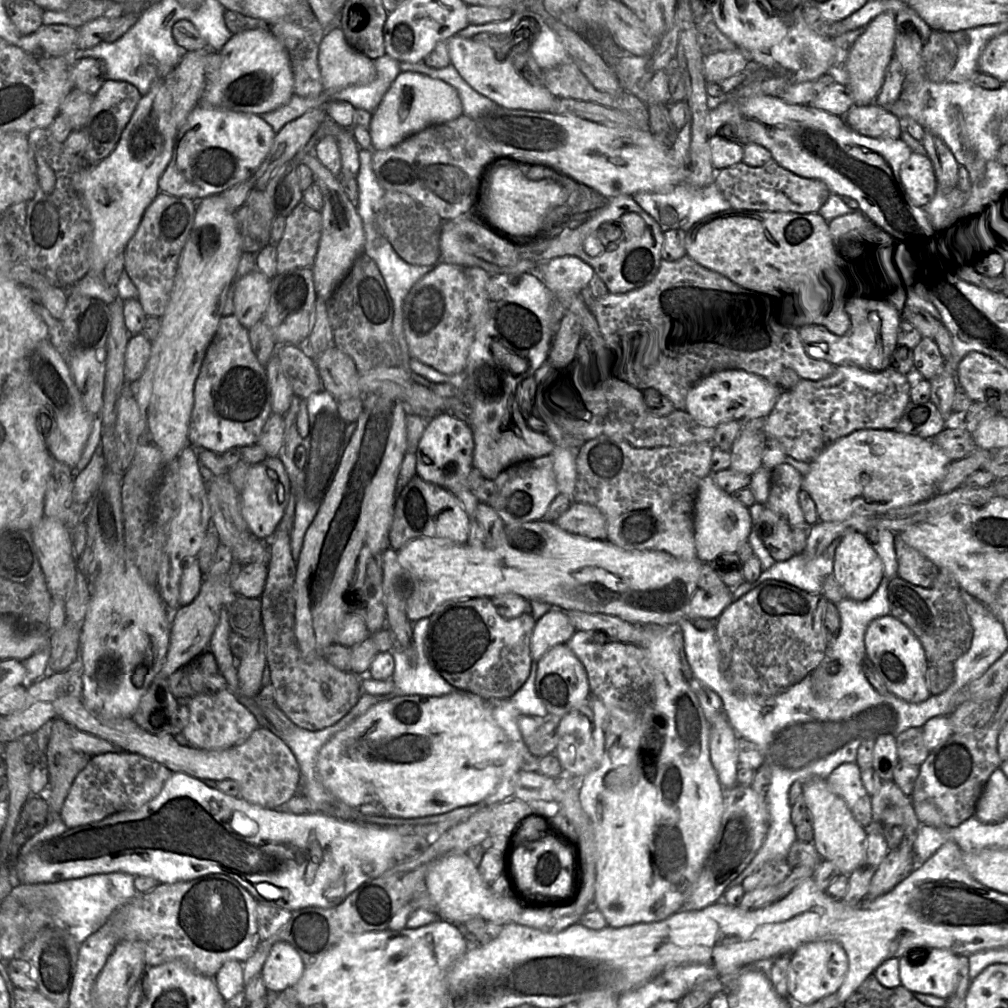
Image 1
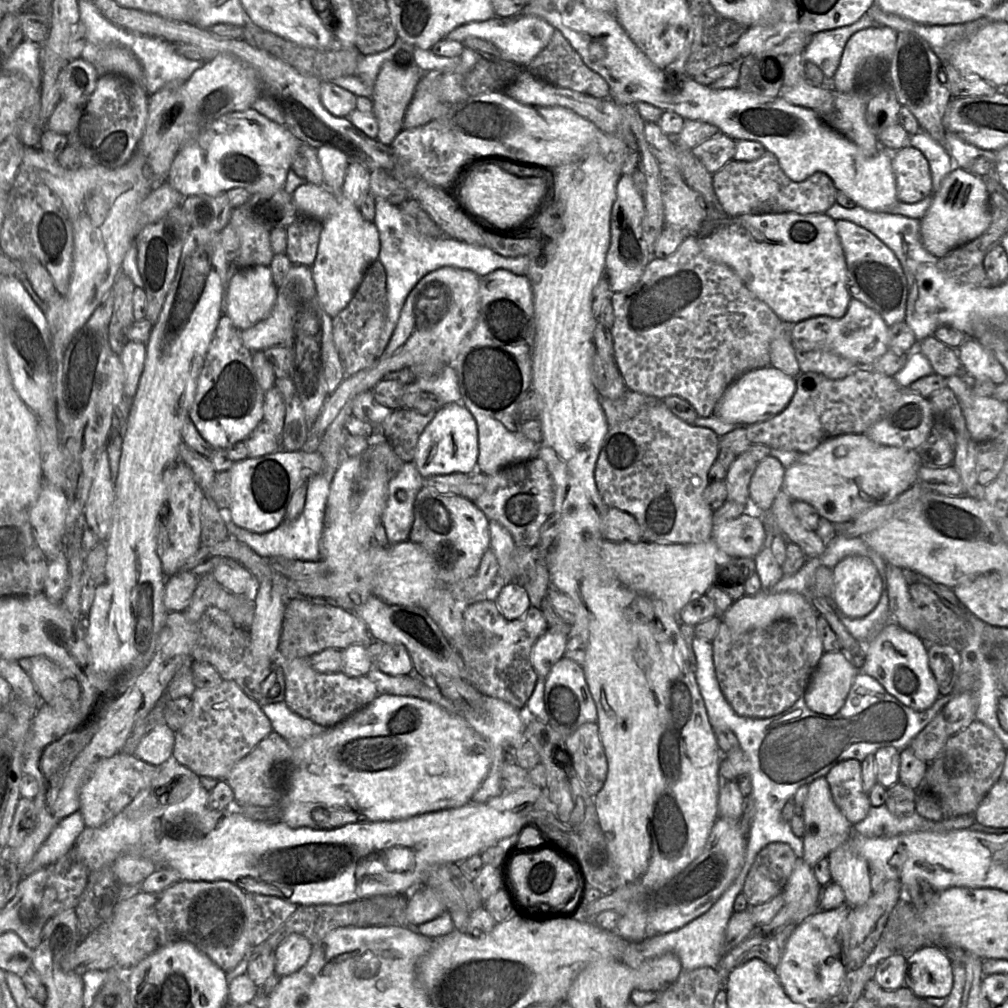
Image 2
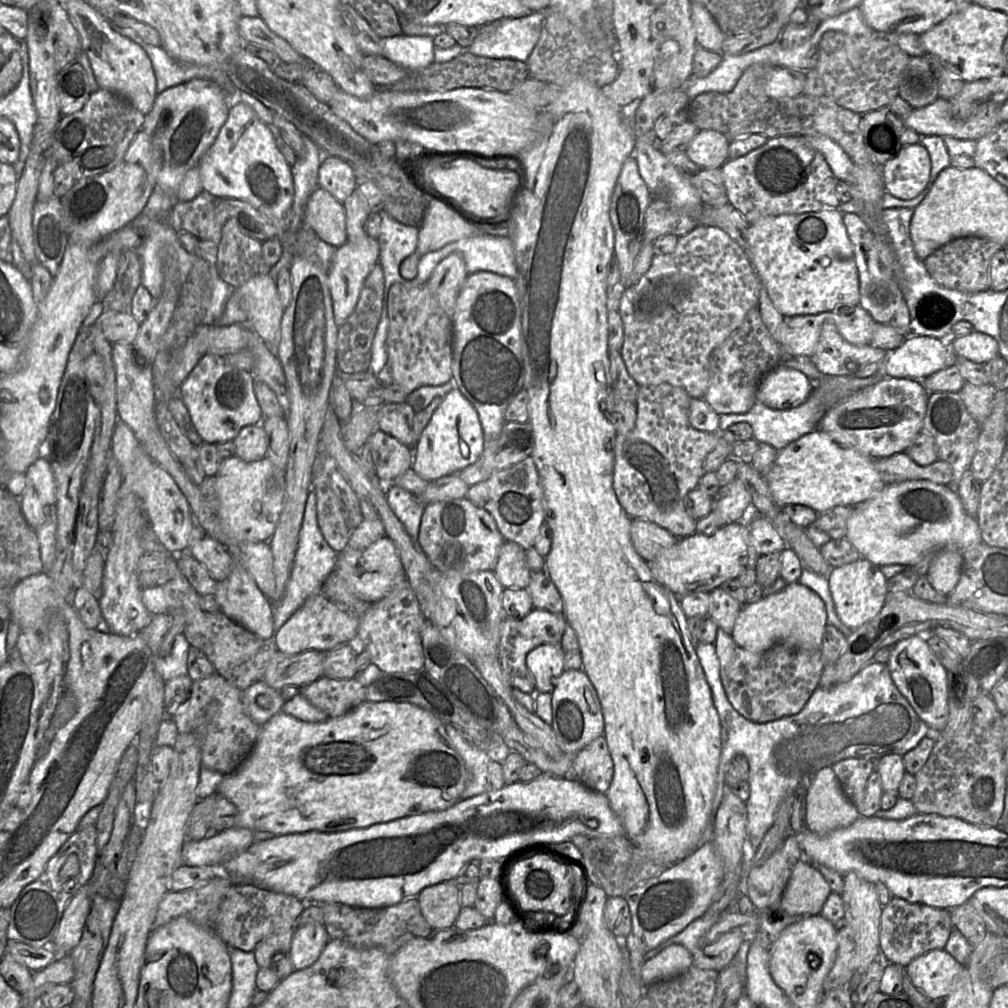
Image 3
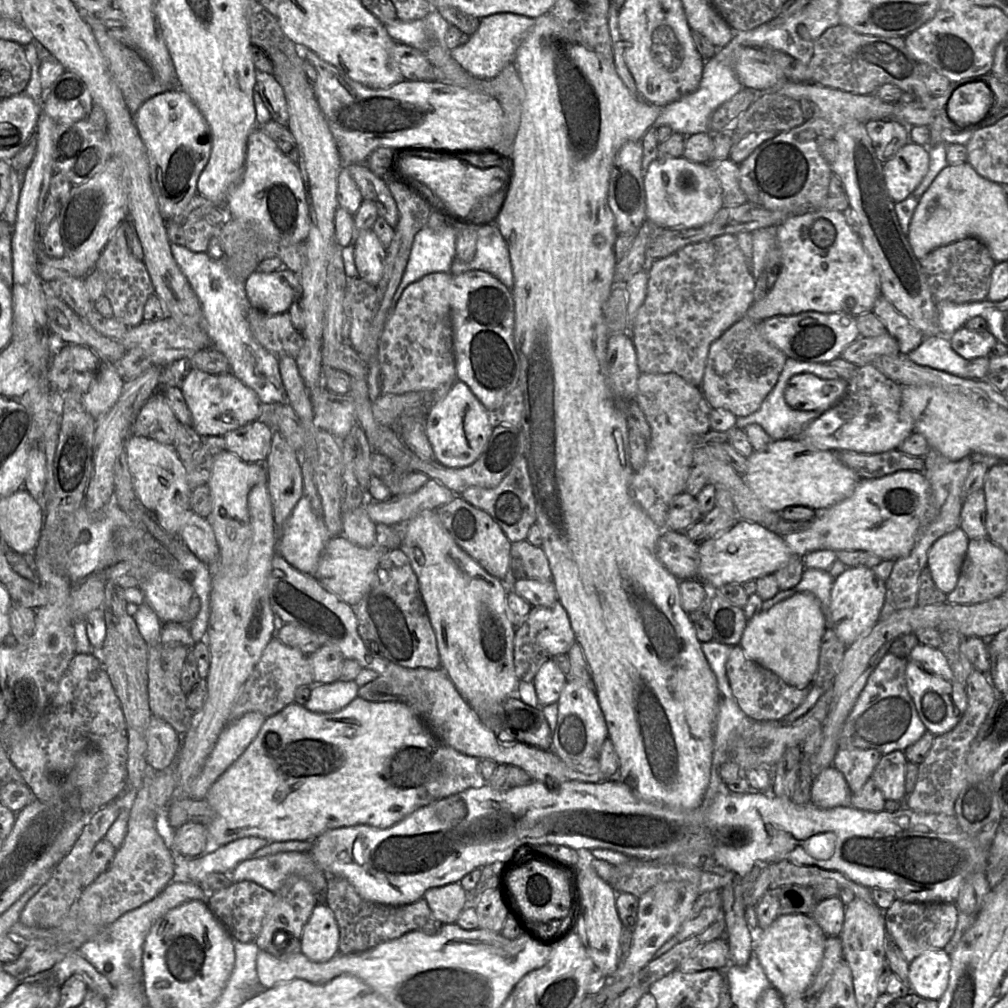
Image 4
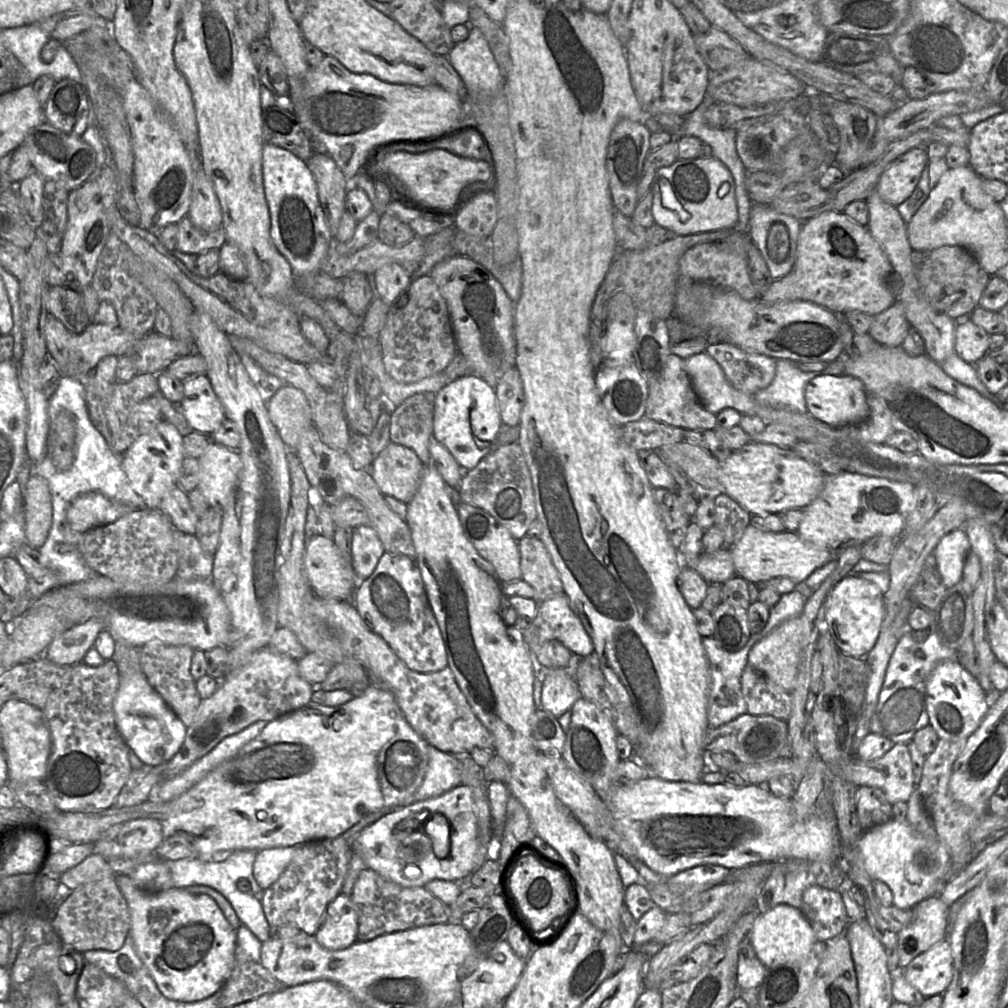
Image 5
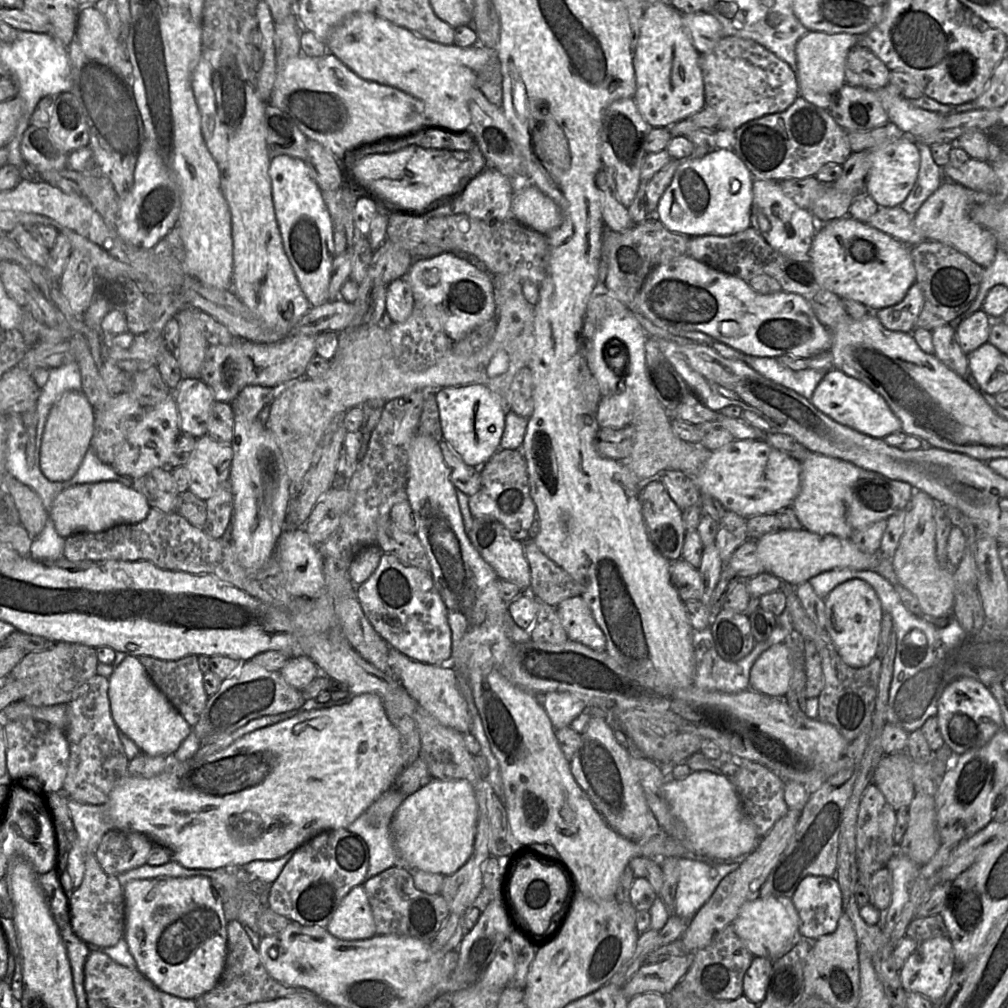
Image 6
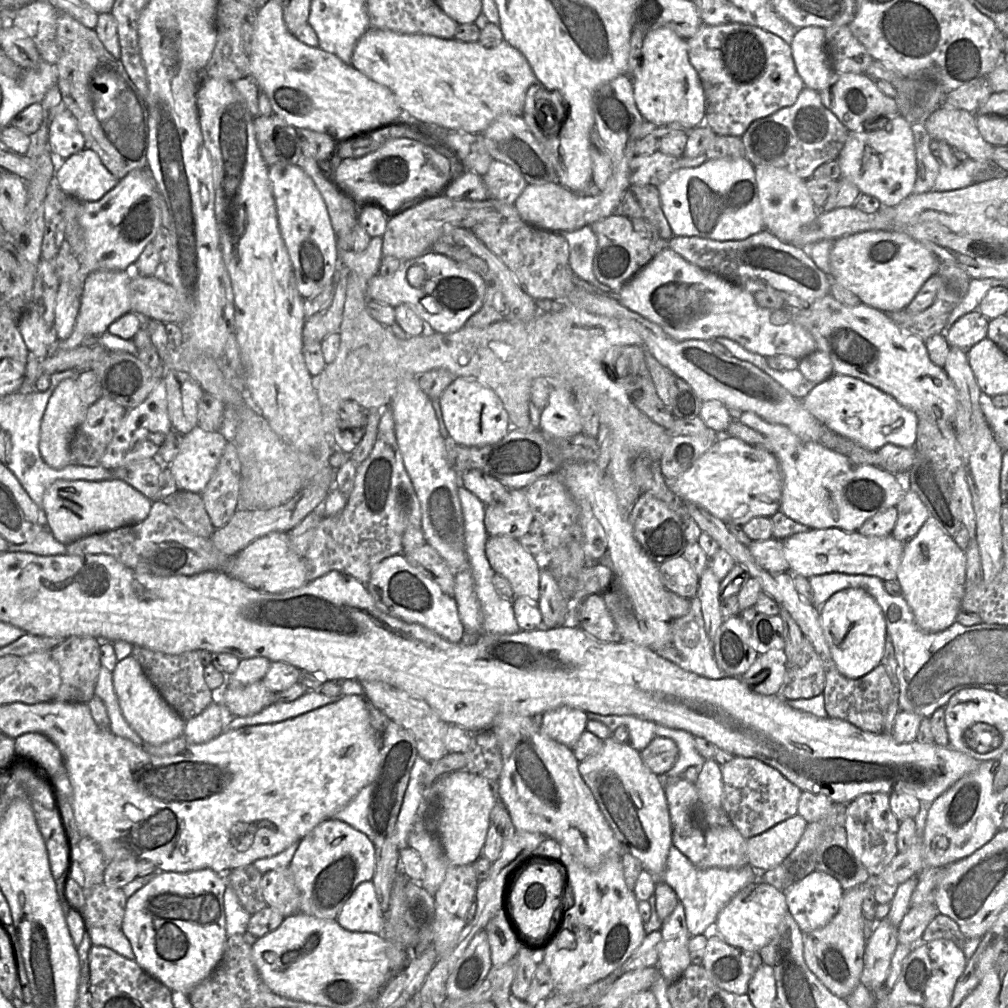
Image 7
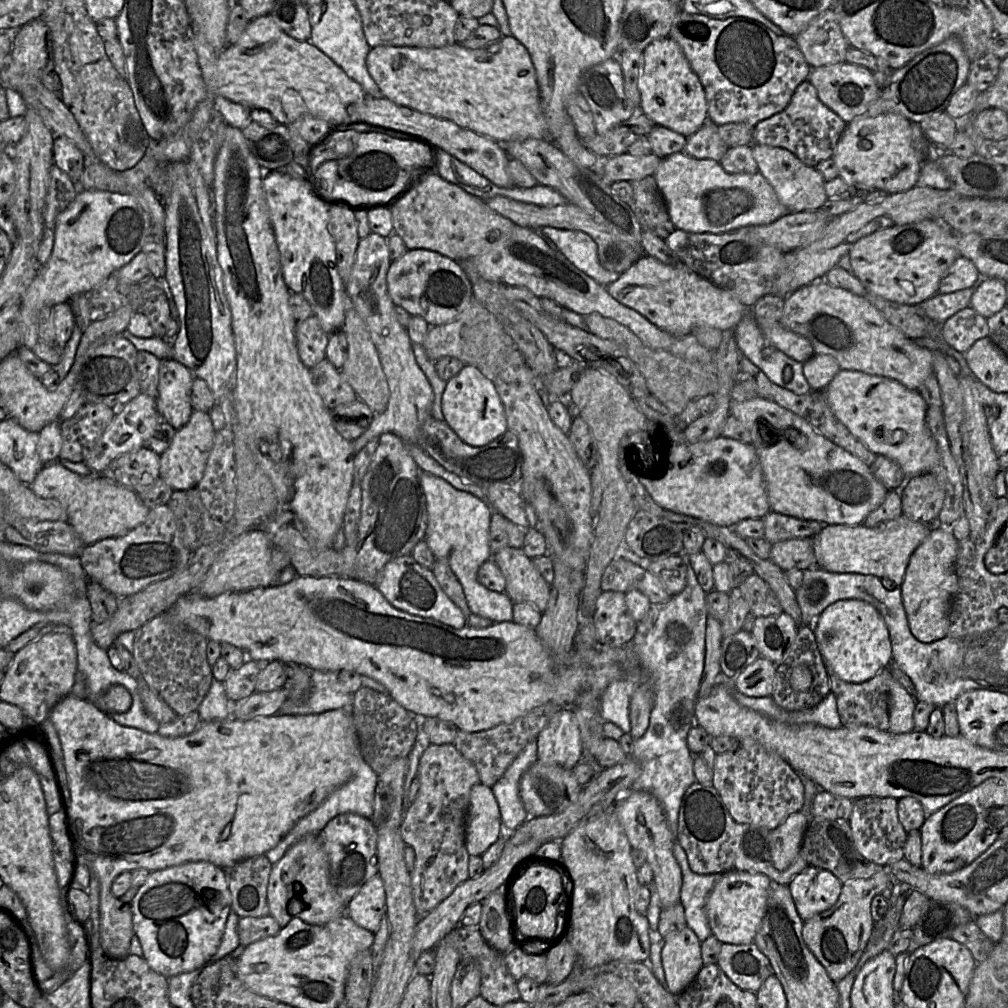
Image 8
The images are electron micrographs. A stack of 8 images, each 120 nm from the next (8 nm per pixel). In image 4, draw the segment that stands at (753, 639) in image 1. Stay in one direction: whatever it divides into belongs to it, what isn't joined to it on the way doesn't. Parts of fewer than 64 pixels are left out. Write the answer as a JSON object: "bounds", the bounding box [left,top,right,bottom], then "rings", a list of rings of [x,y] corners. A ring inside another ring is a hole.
{"bounds":[726,644,809,721],"rings":[[[739,644],[731,648],[726,673],[737,704],[751,720],[780,721],[805,700],[809,691],[788,685],[774,672],[749,659]]]}

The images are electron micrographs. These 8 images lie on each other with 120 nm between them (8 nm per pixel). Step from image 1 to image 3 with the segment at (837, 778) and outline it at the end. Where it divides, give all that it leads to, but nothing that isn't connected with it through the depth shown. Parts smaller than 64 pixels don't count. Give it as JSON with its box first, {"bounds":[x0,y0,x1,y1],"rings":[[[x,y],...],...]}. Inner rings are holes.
{"bounds":[832,758,876,807],"rings":[[[847,758],[836,762],[832,768],[845,795],[858,807],[864,800],[867,781],[876,763],[861,758]]]}

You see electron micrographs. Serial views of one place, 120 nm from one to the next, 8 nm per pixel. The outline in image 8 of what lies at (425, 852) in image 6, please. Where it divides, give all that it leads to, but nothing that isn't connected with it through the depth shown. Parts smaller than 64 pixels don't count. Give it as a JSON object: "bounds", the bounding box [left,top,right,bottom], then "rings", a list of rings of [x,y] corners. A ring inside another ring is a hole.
{"bounds":[465,783,502,856],"rings":[[[483,783],[470,792],[465,822],[465,846],[470,856],[482,856],[500,836],[502,821],[492,789]]]}

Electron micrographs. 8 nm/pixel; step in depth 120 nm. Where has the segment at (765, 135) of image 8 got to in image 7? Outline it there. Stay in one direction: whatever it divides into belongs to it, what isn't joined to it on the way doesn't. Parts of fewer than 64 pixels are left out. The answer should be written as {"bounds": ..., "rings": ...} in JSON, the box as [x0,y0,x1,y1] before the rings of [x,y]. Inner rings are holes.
{"bounds":[740,87,848,180],"rings":[[[804,87],[793,105],[753,121],[740,138],[745,158],[754,167],[767,165],[784,168],[807,180],[817,167],[838,159],[848,134],[847,128],[824,106],[819,92]]]}

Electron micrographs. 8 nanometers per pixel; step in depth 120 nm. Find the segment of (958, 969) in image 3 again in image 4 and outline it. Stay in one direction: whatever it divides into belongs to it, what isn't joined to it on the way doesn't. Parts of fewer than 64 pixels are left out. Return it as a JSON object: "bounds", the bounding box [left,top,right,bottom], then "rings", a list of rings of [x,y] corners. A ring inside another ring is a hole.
{"bounds":[908,949,951,1000],"rings":[[[931,949],[917,956],[908,966],[911,992],[932,1000],[939,1000],[947,989],[951,958],[942,949]]]}

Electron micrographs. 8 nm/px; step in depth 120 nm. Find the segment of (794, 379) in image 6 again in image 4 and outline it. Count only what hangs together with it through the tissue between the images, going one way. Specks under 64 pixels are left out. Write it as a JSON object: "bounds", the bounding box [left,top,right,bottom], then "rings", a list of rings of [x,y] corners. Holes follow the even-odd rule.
{"bounds":[736,358,837,440],"rings":[[[787,358],[773,389],[767,394],[760,407],[750,415],[737,417],[736,428],[744,429],[749,424],[759,424],[772,440],[796,438],[802,430],[823,412],[818,410],[798,410],[791,408],[785,401],[784,392],[789,379],[797,374],[810,373],[822,379],[837,379],[837,372],[827,363],[812,363]]]}

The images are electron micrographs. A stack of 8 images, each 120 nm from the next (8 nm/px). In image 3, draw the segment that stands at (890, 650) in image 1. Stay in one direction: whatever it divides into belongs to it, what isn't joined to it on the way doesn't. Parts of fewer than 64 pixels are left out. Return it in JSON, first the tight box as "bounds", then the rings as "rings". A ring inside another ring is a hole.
{"bounds":[887,634,949,740],"rings":[[[915,634],[898,641],[892,649],[887,665],[898,690],[929,726],[928,736],[933,740],[938,739],[939,733],[946,727],[949,717],[948,674],[929,647],[925,636]]]}

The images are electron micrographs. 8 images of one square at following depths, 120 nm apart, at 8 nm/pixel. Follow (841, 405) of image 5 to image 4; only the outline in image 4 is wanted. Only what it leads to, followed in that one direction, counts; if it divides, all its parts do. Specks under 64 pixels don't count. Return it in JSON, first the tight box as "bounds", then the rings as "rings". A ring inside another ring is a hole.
{"bounds":[784,373,848,412],"rings":[[[802,373],[789,379],[784,398],[791,408],[824,412],[844,396],[847,387],[848,383],[840,378],[822,379]]]}

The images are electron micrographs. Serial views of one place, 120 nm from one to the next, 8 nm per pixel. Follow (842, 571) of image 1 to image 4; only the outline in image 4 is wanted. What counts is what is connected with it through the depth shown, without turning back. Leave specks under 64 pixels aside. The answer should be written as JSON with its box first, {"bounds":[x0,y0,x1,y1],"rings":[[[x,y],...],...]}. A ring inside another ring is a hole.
{"bounds":[830,566,885,646],"rings":[[[864,566],[849,567],[833,578],[830,603],[831,628],[846,646],[853,644],[879,621],[885,601],[885,583],[872,568]]]}

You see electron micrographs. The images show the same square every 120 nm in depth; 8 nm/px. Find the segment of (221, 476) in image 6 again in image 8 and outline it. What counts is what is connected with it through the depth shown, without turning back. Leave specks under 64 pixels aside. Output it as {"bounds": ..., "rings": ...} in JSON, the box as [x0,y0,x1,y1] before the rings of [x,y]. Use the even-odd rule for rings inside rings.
{"bounds":[160,410,215,491],"rings":[[[193,410],[189,421],[176,431],[171,445],[160,455],[160,478],[174,491],[196,488],[203,477],[215,433],[209,412]]]}

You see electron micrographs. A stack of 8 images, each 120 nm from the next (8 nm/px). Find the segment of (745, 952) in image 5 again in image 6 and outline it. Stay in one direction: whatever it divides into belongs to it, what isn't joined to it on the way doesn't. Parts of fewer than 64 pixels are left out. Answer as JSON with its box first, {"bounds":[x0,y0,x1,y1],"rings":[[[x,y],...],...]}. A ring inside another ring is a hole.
{"bounds":[743,956,772,1005],"rings":[[[754,956],[743,977],[743,995],[759,1005],[766,996],[772,971],[772,959]]]}

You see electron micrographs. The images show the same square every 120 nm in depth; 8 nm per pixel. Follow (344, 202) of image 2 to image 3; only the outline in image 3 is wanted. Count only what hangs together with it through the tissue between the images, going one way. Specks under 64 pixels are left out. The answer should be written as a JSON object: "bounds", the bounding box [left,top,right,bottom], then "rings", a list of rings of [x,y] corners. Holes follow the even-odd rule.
{"bounds":[327,235,379,327],"rings":[[[369,235],[360,241],[351,241],[348,239],[345,244],[337,247],[333,260],[327,270],[333,311],[338,327],[343,325],[354,311],[360,298],[364,282],[371,270],[379,262],[379,258],[379,240]]]}

